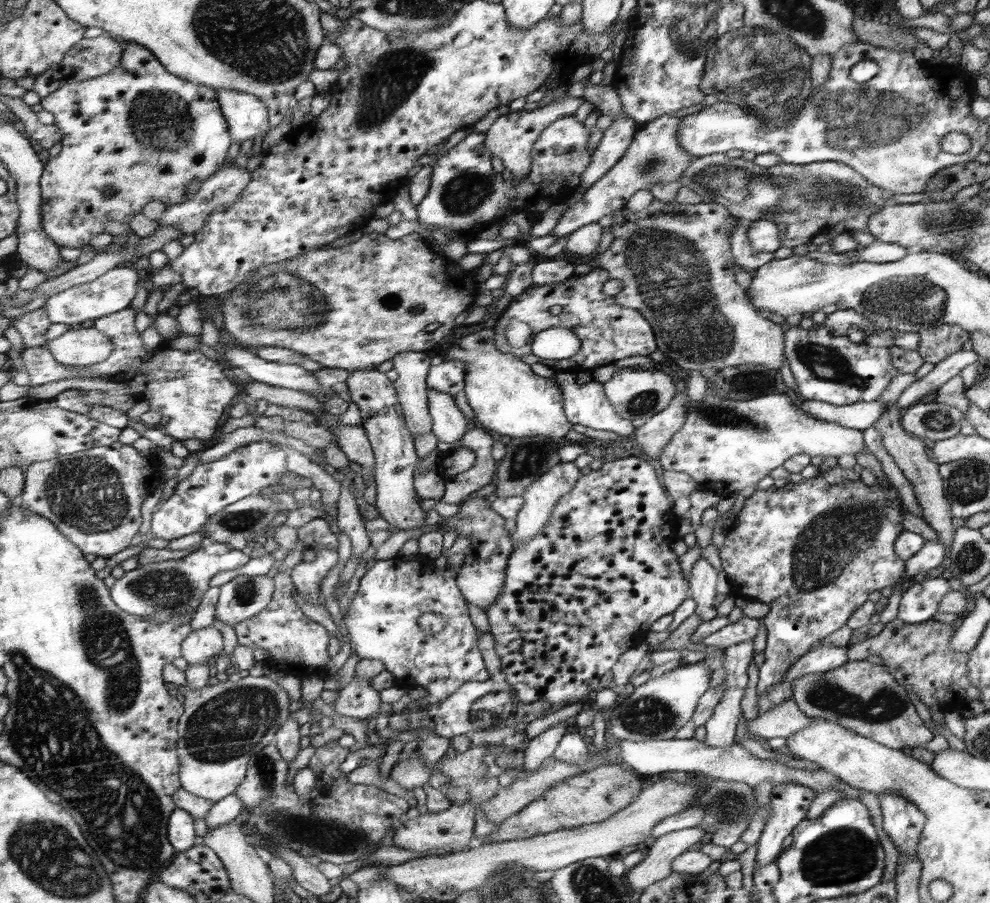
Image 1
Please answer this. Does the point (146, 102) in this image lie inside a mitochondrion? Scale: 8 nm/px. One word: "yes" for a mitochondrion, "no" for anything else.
yes

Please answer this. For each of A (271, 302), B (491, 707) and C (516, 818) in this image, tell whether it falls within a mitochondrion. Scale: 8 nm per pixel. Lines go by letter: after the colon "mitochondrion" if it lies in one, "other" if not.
A: mitochondrion
B: mitochondrion
C: other

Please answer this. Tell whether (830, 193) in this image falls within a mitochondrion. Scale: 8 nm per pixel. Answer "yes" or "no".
yes

